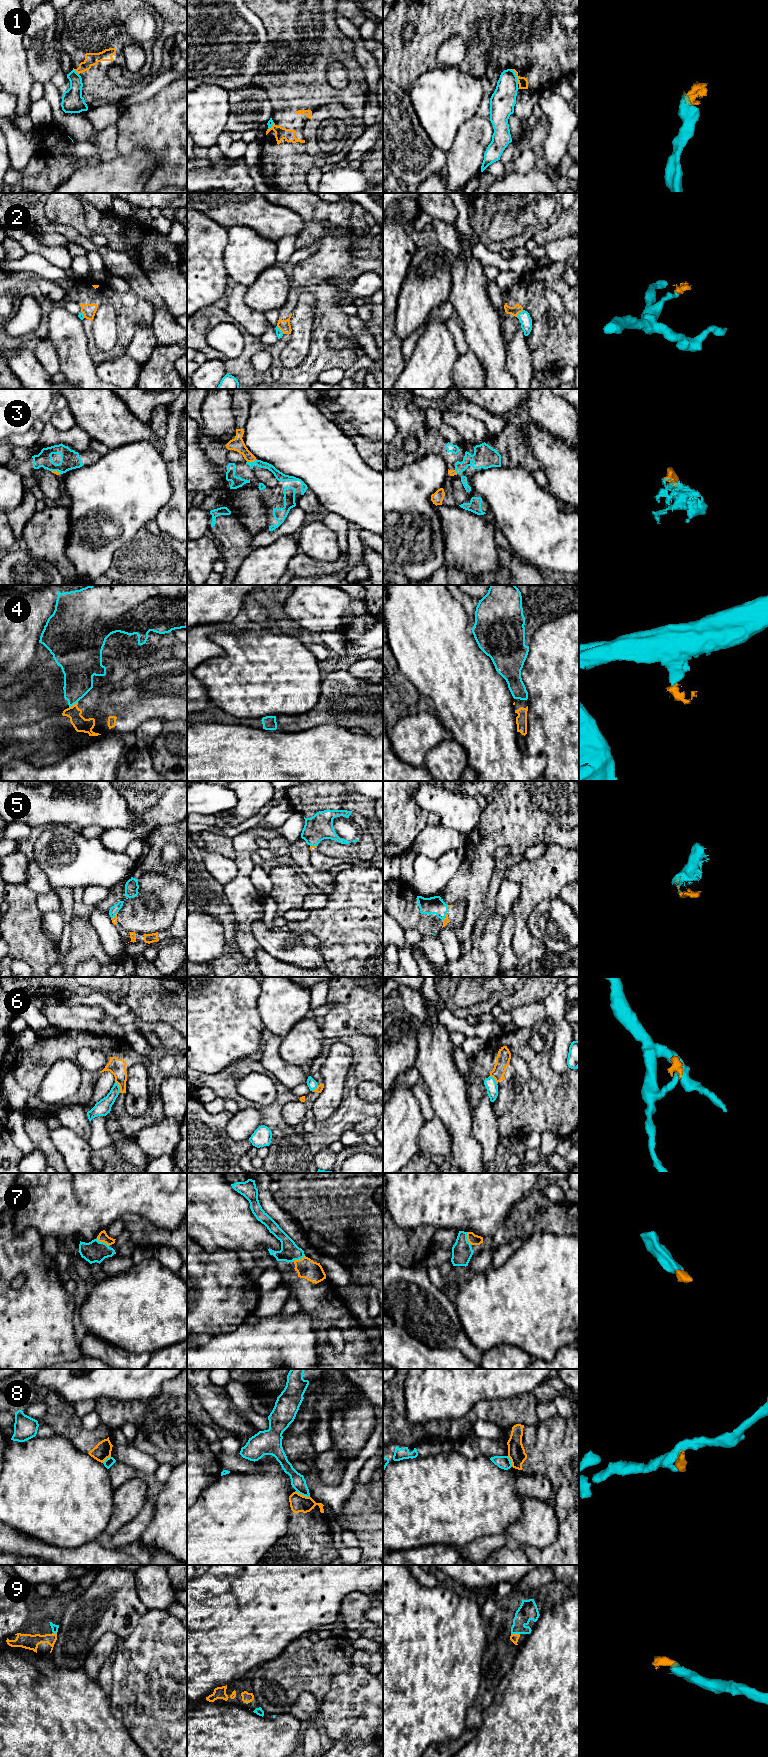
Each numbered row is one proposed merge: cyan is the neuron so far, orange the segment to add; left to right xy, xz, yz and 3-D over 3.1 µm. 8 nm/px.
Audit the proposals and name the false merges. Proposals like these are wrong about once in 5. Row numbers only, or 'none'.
1, 2, 4, 6, 8

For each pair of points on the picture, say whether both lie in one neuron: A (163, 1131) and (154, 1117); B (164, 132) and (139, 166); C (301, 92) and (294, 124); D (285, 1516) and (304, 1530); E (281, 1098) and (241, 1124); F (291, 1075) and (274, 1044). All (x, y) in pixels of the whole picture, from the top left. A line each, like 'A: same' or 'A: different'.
A: different
B: different
C: same
D: different
E: different
F: same

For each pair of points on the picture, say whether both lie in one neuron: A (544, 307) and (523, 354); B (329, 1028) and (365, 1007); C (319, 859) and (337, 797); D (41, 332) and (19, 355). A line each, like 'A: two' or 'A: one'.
A: two
B: one
C: one
D: two

